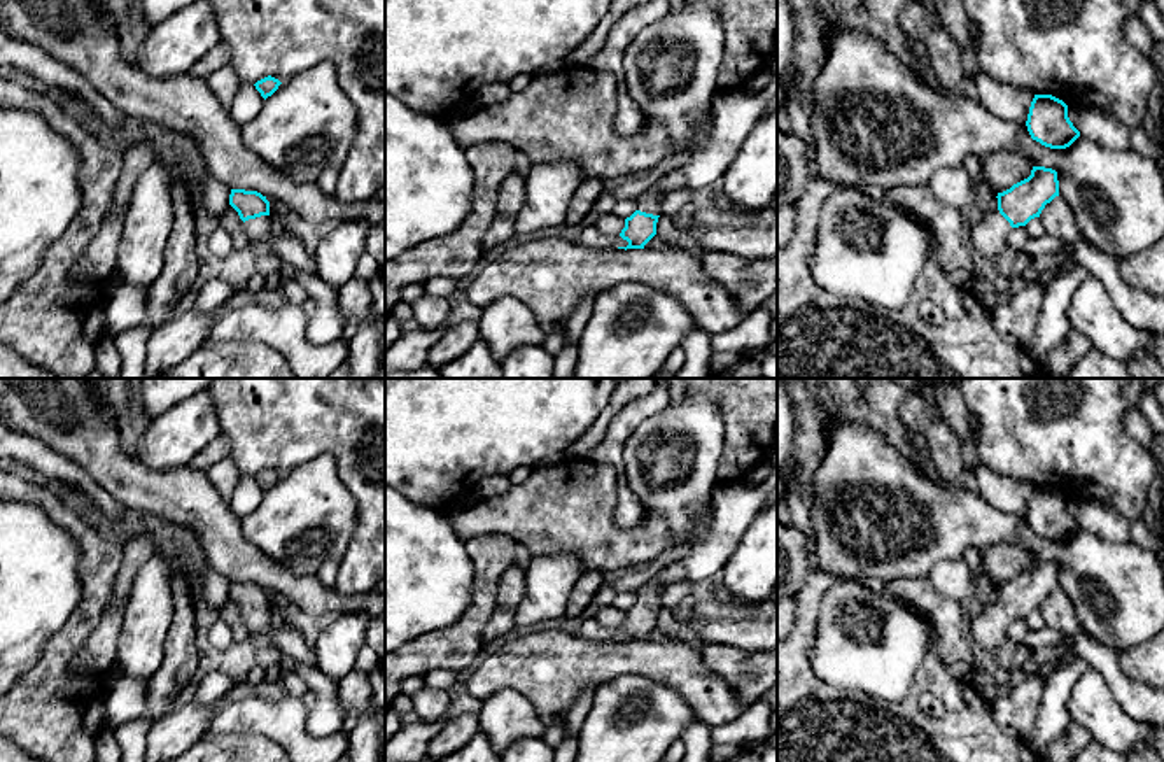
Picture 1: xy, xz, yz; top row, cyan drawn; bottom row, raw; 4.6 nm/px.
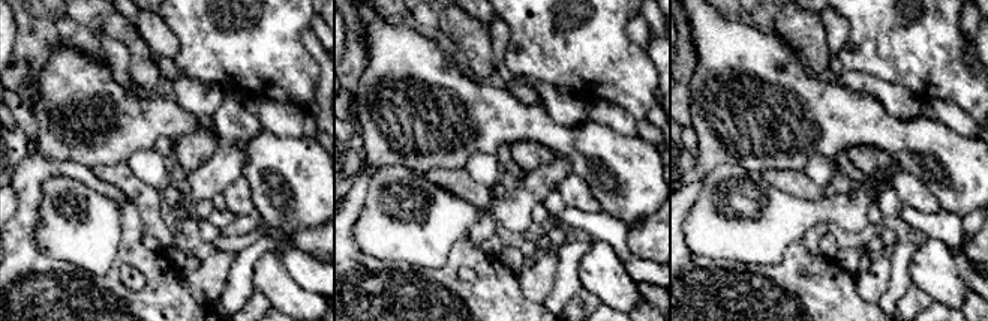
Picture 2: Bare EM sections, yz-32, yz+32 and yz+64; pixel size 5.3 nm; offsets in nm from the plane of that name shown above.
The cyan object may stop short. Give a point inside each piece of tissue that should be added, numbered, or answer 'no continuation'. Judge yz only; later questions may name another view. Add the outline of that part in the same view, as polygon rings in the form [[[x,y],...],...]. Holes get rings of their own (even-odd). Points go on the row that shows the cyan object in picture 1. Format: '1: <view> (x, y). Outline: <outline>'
1: yz (988, 239). Outline: [[[985,210],[985,217],[973,228],[968,228],[971,250],[985,259],[1003,256],[1008,249],[1006,238],[1012,231],[1010,222],[999,214],[999,210]]]

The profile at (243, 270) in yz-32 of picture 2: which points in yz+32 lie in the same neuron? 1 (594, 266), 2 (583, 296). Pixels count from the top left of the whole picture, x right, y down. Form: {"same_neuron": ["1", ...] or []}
{"same_neuron": []}

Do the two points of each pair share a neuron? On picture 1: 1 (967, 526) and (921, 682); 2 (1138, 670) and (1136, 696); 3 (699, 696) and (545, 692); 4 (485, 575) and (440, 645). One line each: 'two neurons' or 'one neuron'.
1: two neurons
2: two neurons
3: one neuron
4: one neuron

